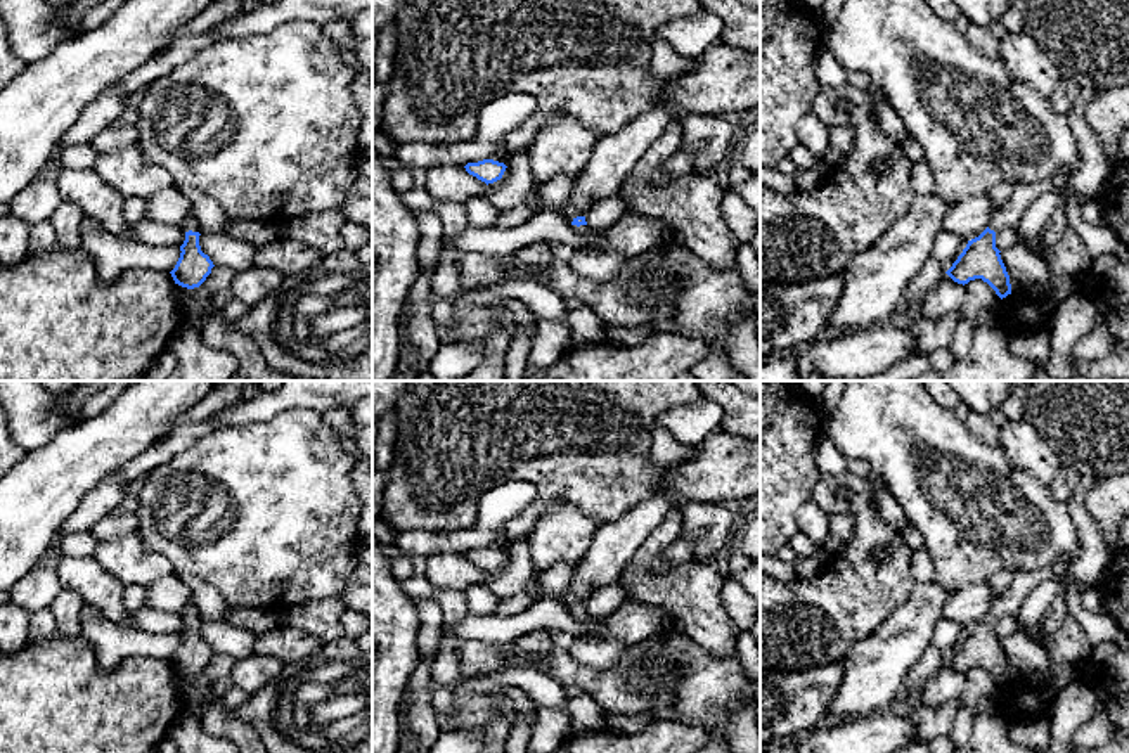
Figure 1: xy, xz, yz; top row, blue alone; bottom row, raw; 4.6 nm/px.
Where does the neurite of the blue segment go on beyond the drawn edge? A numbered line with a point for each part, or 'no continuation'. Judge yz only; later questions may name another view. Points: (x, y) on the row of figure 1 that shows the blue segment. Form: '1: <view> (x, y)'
1: yz (1008, 215)

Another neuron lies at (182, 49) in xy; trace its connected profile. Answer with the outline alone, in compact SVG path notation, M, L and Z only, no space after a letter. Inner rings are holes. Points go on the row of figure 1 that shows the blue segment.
M211 29L177 38L166 50L159 50L147 62L114 81L107 90L133 93L190 59L196 52L216 42Z

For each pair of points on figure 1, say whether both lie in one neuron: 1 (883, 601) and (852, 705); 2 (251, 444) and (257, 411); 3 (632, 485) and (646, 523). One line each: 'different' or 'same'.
1: different
2: different
3: different

